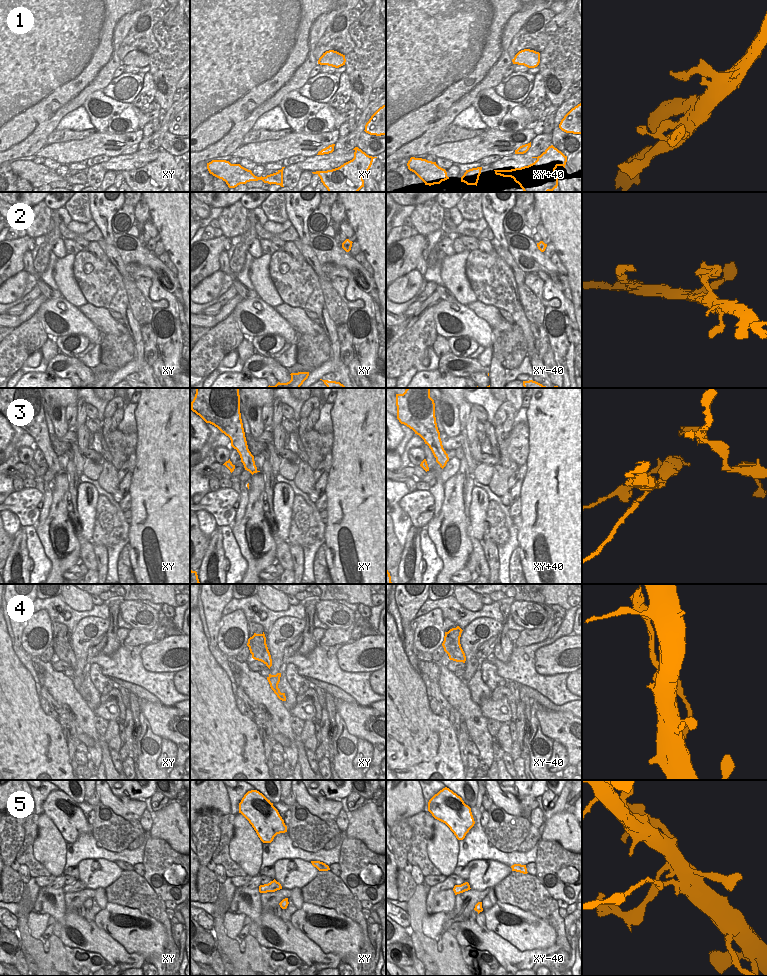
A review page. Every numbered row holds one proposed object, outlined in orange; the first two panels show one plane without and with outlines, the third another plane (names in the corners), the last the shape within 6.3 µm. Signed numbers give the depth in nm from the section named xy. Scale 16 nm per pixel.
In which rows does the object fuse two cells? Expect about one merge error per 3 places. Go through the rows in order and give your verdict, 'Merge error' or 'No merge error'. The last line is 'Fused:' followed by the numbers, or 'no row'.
1: No merge error
2: No merge error
3: Merge error
4: Merge error
5: Merge error
Fused: 3, 4, 5

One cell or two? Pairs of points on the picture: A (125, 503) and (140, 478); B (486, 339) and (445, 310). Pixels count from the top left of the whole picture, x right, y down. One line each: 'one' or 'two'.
A: two
B: one

